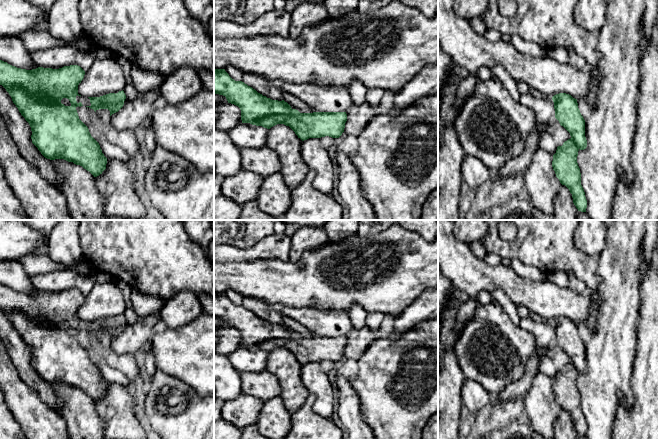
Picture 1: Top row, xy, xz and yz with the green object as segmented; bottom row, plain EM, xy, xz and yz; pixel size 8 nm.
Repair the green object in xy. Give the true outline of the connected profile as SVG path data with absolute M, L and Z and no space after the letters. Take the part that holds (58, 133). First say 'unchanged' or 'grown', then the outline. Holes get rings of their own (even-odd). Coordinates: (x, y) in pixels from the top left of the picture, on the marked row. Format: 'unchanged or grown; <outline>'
unchanged; M0 60L0 85L12 98L21 115L29 123L32 143L50 160L64 159L82 166L94 177L106 169L107 158L99 143L91 136L88 127L79 119L76 108L83 106L76 101L78 85L85 71L78 65L59 69L38 67L32 70L17 68Z

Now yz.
unchanged; M566 93L552 97L555 118L569 133L571 138L558 146L553 155L552 167L556 177L572 194L573 203L578 211L586 212L587 200L581 185L581 173L577 163L579 150L587 147L585 120L578 108L577 99Z

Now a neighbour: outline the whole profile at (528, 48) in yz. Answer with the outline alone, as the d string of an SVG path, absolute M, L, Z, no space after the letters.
M511 36L510 44L520 53L531 57L543 57L546 55L546 51L539 45L525 41L519 36Z

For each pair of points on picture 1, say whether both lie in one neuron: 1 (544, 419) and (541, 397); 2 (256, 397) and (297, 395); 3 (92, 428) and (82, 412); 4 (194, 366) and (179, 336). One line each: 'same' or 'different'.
1: same
2: same
3: same
4: same

